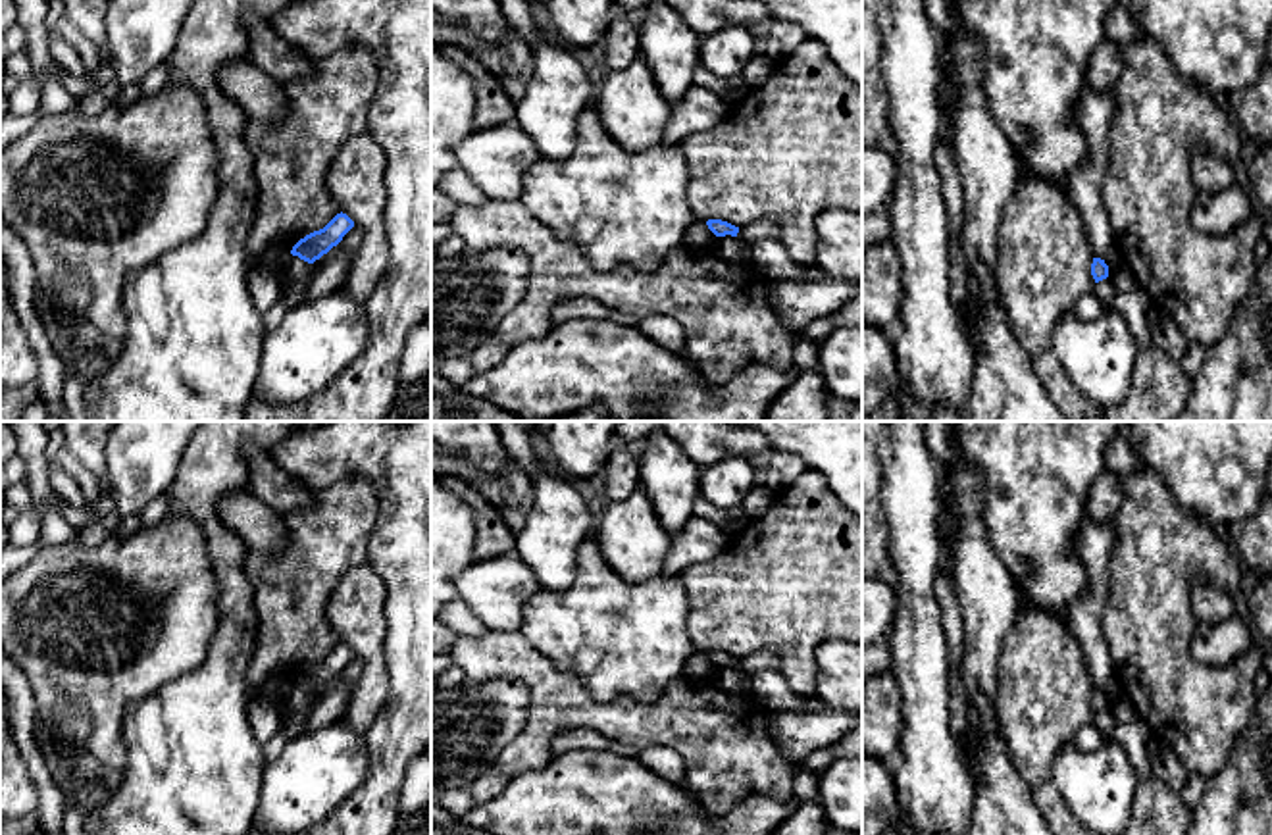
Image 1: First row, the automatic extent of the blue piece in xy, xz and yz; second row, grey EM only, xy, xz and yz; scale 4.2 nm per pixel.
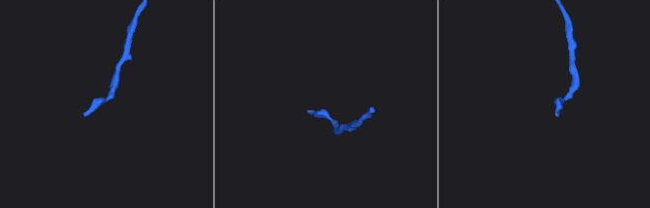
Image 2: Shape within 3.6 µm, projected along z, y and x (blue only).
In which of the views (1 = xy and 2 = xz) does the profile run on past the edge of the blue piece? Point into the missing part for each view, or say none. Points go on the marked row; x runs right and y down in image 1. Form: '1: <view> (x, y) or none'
1: none
2: none

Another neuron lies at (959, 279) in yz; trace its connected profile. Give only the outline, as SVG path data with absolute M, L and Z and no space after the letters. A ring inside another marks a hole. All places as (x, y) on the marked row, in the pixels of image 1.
M941 137L933 150L933 162L941 177L941 192L949 219L949 298L960 321L964 321L970 312L970 273L962 248L964 190L953 148Z

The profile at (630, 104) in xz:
M641 58L625 69L604 69L600 73L593 106L608 135L631 152L662 142L672 117L672 102L662 96Z

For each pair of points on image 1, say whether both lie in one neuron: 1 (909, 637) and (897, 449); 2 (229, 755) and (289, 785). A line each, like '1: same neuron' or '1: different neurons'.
1: same neuron
2: different neurons

